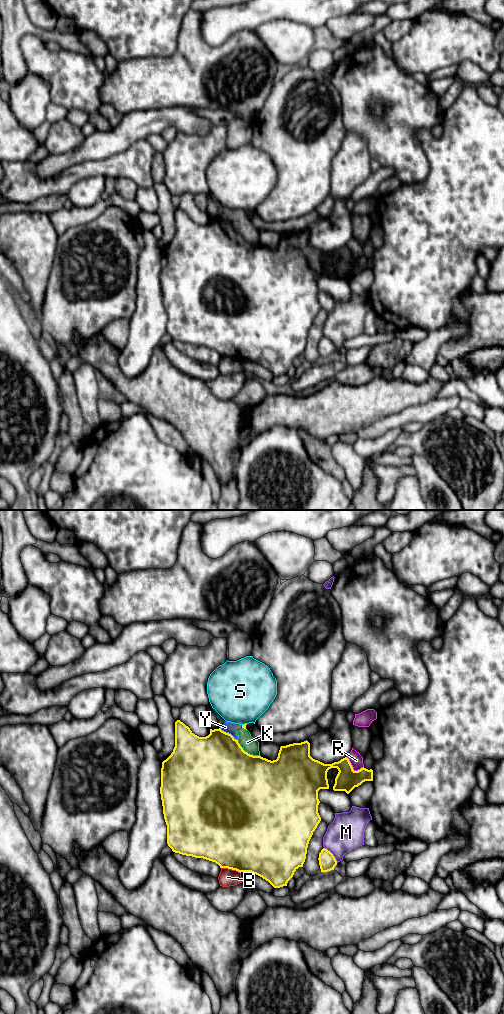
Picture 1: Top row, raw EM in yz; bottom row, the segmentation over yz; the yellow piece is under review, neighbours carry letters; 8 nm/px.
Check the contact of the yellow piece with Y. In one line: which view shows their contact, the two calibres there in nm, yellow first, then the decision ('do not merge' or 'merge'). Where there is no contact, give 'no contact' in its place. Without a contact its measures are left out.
yz | 460/90 nm | do not merge

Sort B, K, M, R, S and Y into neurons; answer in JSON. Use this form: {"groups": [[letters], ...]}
{"groups": [["B"], ["K", "Y"], ["M"], ["R"], ["S"]]}

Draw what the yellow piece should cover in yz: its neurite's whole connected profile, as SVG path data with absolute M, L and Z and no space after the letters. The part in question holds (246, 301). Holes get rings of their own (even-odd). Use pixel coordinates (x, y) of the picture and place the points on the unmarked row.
M180 208L175 210L175 235L171 243L162 250L161 256L161 275L160 282L163 294L164 307L167 313L167 332L173 340L195 346L203 346L215 350L220 356L228 356L238 360L251 360L268 369L274 376L287 374L288 369L293 365L294 360L303 355L306 347L307 336L313 320L321 309L318 301L318 279L320 277L329 277L327 260L331 256L337 256L338 262L333 274L334 279L345 279L349 282L355 275L358 275L365 269L373 269L373 258L361 256L354 259L347 245L332 252L324 252L310 244L310 231L306 228L301 231L293 231L281 234L276 248L268 248L259 244L253 244L243 238L231 222L219 217L210 217L210 222L206 225L195 223L188 214Z

